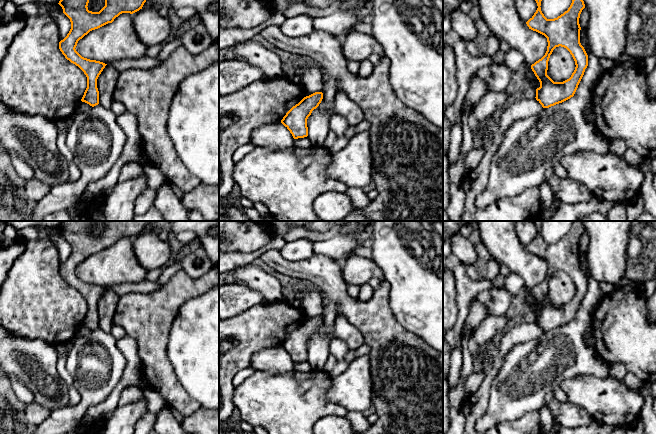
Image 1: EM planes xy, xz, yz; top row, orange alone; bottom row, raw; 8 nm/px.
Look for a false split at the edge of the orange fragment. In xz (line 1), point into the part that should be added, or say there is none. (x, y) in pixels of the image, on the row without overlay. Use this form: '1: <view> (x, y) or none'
1: none

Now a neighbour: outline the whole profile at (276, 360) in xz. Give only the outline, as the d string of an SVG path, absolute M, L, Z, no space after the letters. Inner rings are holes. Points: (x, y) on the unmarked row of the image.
M280 346L255 353L250 367L258 371L282 374L294 370L294 362L287 351Z

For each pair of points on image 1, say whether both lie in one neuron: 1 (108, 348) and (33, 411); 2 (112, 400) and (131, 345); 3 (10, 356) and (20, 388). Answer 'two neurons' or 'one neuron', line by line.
1: two neurons
2: one neuron
3: two neurons

